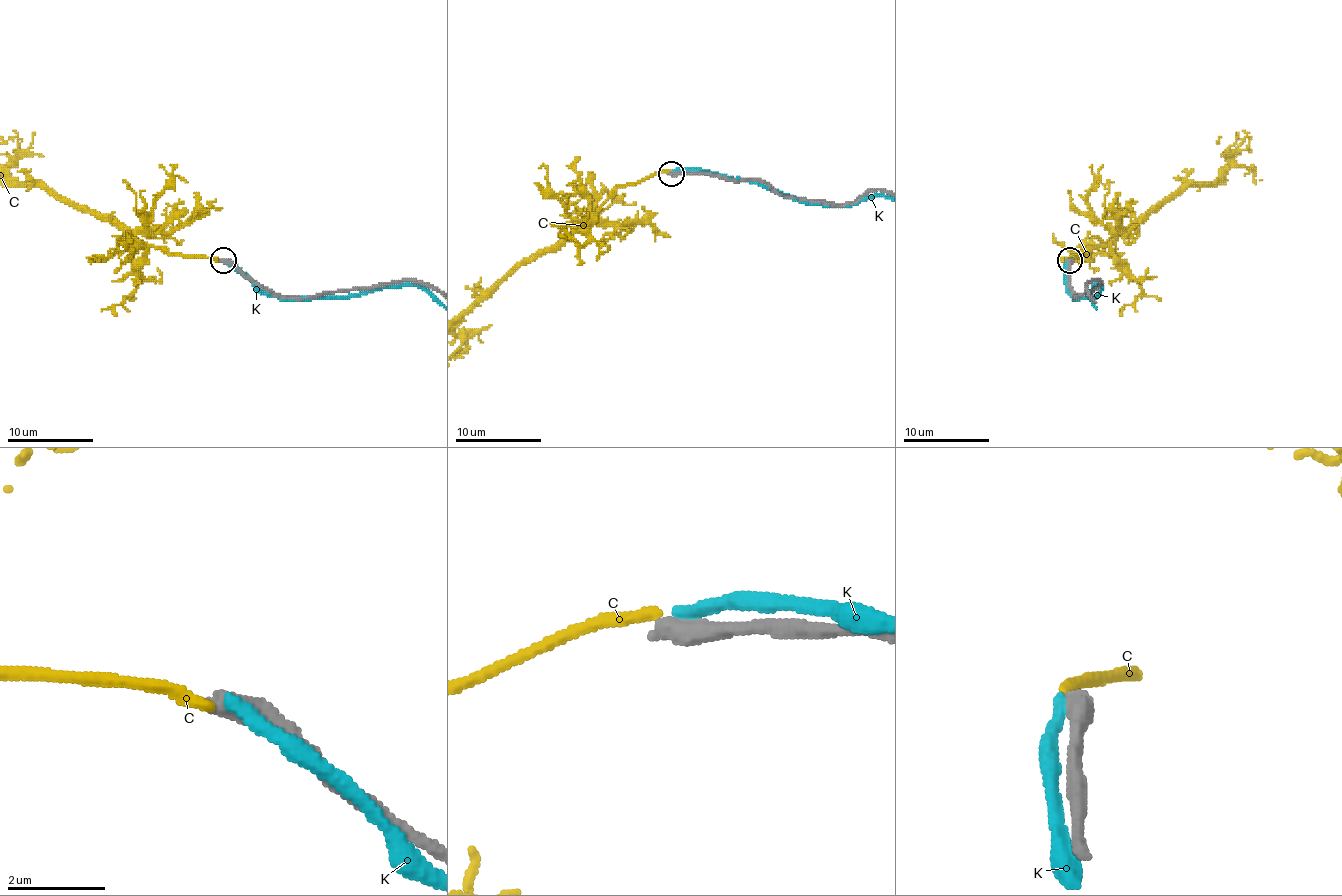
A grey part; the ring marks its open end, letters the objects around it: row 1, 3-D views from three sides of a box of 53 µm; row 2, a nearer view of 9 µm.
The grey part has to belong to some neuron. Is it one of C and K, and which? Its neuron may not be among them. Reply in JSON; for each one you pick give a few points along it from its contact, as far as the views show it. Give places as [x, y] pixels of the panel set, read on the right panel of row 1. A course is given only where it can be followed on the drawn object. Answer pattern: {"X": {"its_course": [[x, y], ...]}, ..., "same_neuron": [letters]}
{"same_neuron": []}

